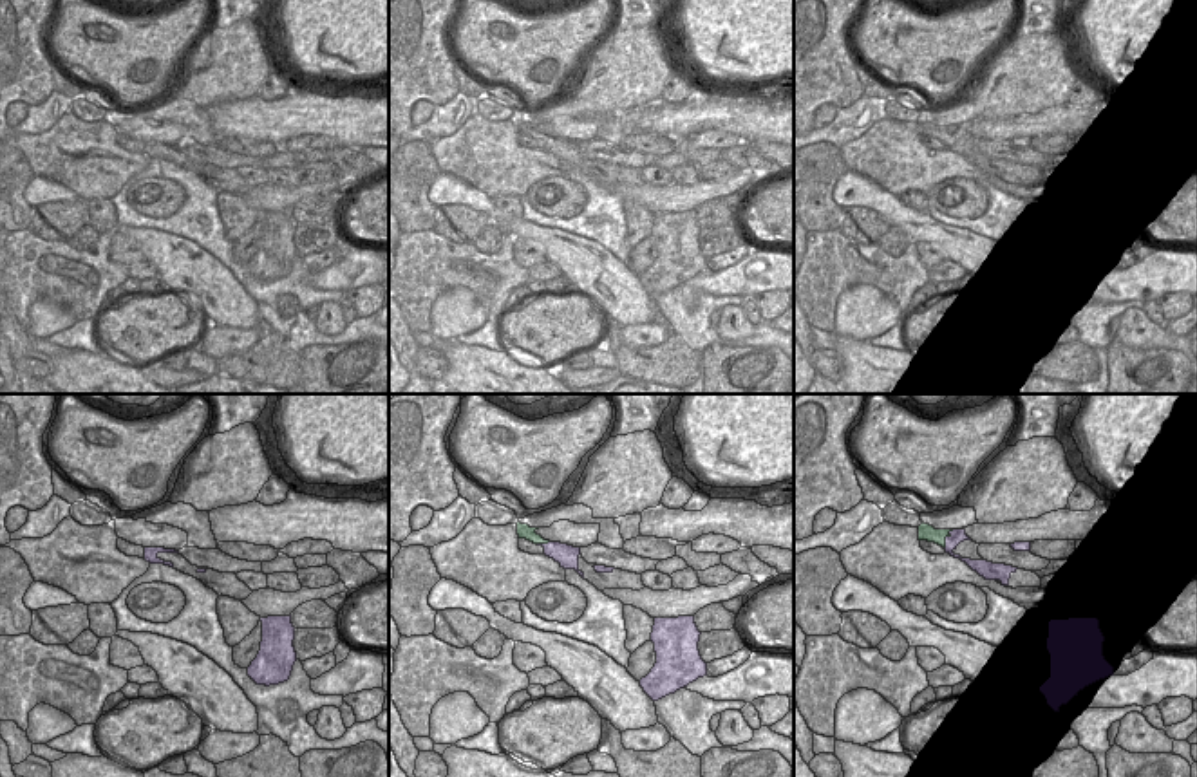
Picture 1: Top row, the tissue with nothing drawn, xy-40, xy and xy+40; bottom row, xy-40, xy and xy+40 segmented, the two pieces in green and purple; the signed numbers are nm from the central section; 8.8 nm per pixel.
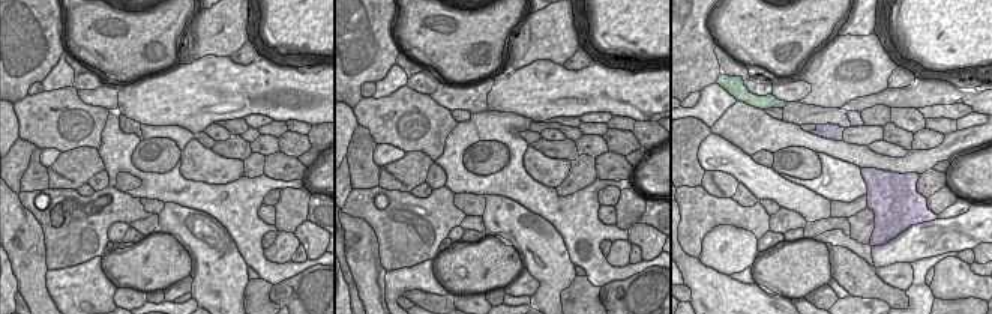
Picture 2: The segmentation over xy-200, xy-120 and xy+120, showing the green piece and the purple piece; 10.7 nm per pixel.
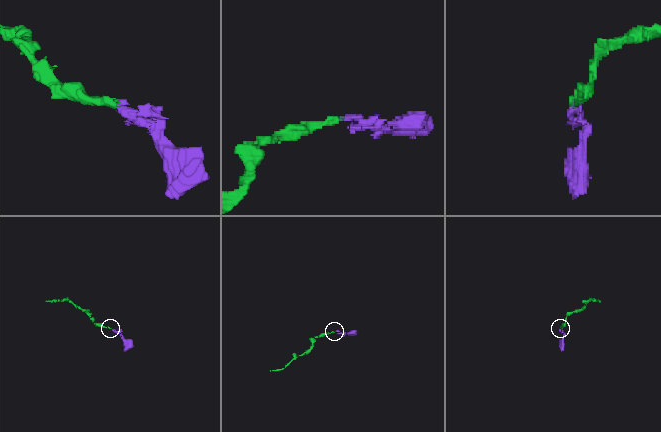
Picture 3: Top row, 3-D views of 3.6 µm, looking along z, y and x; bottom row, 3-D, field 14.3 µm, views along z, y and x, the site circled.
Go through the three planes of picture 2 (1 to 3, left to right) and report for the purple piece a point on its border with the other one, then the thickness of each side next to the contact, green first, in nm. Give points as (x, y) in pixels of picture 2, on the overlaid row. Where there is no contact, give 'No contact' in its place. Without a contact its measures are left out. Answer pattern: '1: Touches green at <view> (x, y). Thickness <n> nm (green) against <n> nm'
1: No contact
2: No contact
3: No contact

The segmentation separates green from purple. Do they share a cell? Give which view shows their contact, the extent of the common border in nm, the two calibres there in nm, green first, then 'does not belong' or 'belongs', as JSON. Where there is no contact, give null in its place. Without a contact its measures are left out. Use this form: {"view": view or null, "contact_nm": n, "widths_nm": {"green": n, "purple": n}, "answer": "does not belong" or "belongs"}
{"view": "xy+40", "contact_nm": 190, "widths_nm": {"green": 140, "purple": 130}, "answer": "does not belong"}

